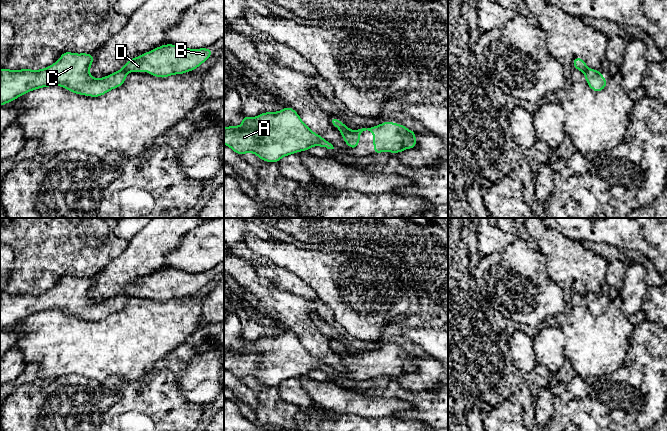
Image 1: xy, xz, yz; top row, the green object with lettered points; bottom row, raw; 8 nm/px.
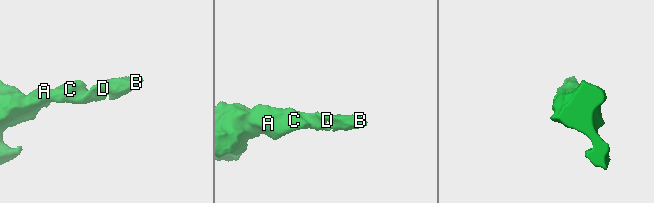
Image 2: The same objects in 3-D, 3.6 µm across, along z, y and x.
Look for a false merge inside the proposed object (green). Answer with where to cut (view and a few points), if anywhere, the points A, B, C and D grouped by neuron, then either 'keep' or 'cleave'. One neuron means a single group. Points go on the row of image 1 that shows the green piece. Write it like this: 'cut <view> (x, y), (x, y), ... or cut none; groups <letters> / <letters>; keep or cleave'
cut none; groups A B C D; keep

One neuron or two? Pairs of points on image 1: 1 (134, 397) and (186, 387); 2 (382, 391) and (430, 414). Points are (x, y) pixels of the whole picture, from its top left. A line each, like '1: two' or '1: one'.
1: two
2: one

